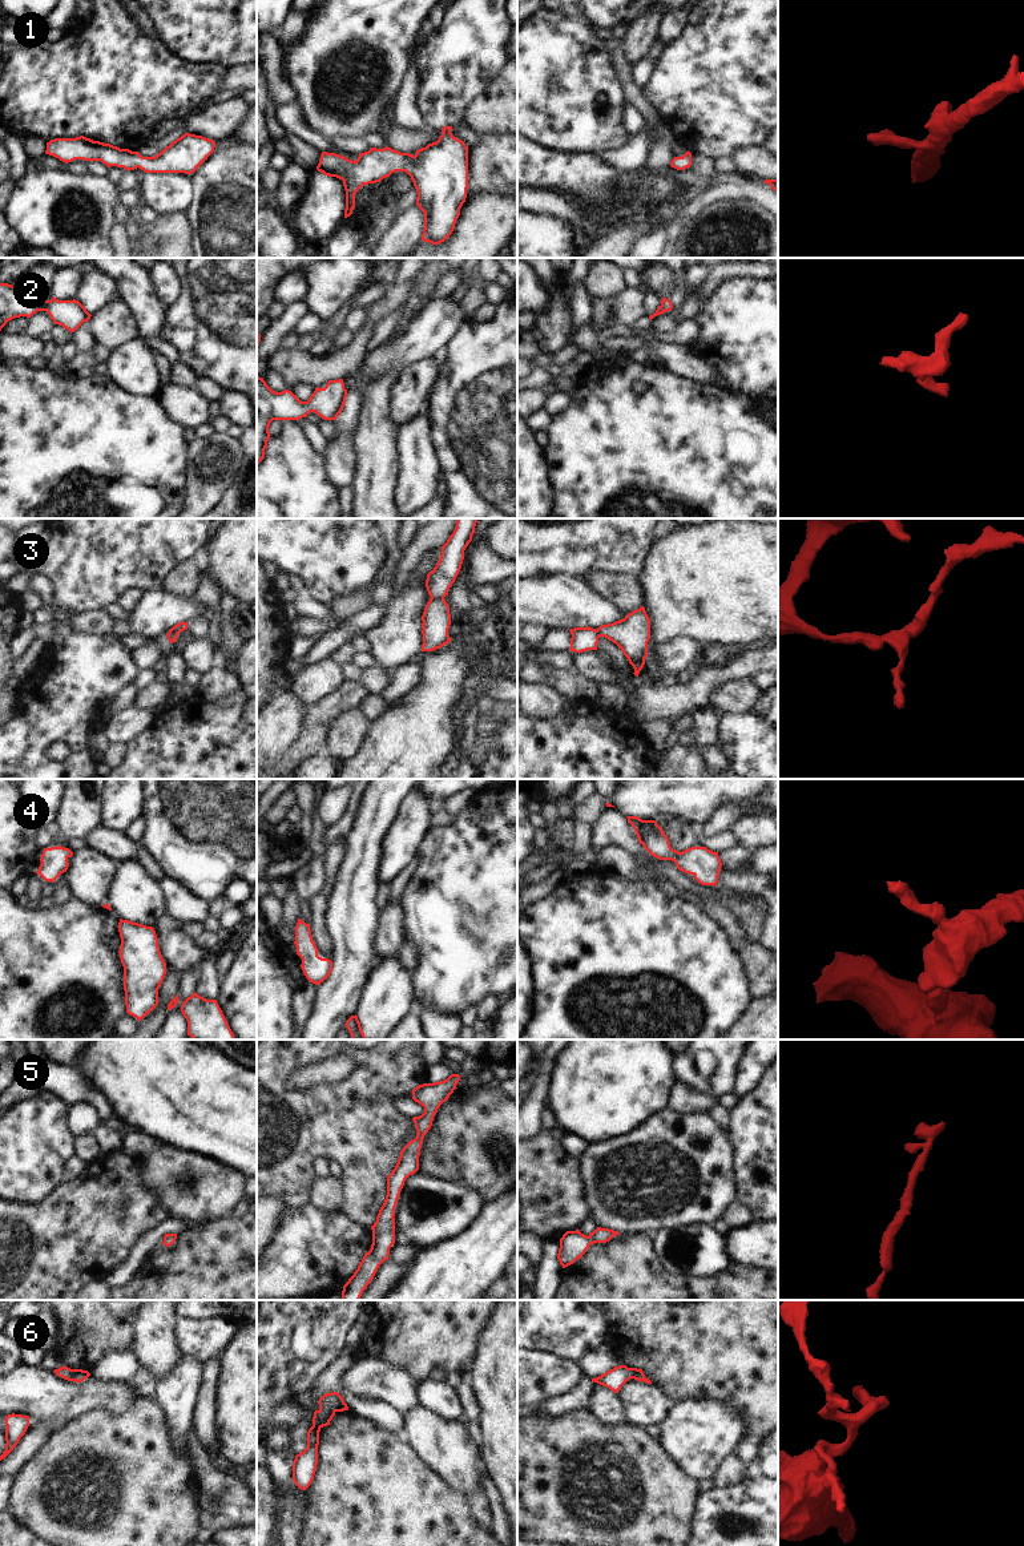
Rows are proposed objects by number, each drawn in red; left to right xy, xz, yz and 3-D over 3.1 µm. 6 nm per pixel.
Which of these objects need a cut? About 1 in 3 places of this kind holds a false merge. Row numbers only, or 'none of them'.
3

